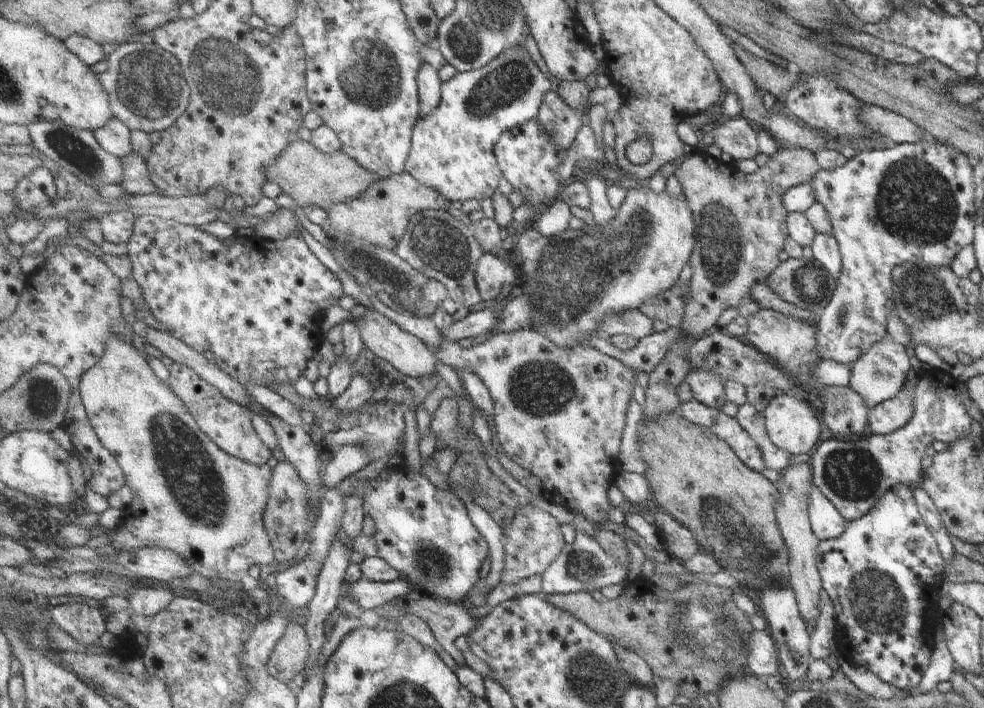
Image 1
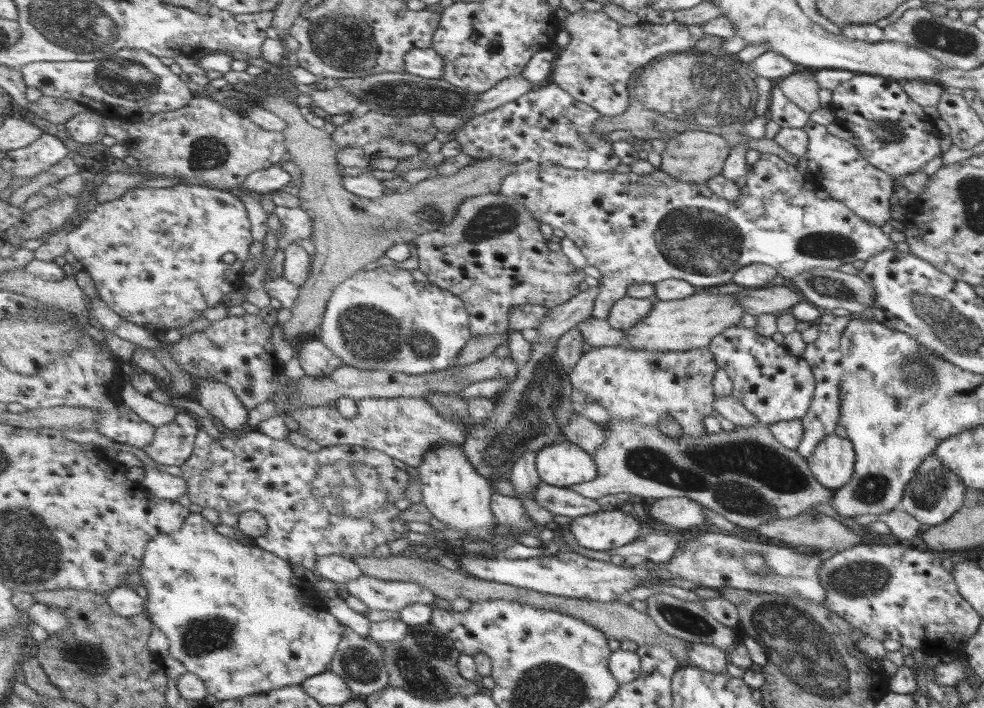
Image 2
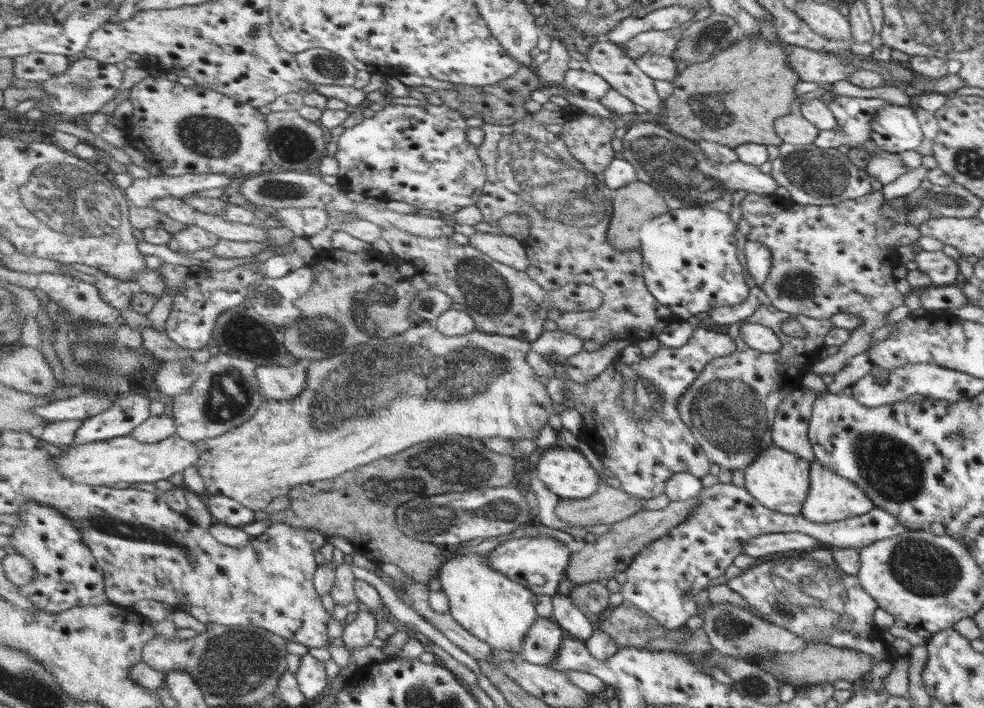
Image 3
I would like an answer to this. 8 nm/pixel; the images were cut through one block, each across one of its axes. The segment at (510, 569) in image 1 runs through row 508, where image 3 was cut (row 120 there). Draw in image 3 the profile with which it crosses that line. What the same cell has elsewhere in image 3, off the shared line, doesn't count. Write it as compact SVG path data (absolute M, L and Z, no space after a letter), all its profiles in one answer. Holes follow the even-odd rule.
M527 113L522 120L512 125L499 126L499 124L484 123L480 128L485 134L483 142L489 142L489 146L493 144L493 148L483 148L482 144L478 147L482 161L486 164L487 183L484 194L476 206L481 210L485 222L499 222L509 214L527 214L532 222L530 236L523 242L530 263L527 274L545 290L557 290L571 282L586 282L596 286L602 292L604 299L600 308L561 314L556 317L558 329L604 346L611 340L628 340L633 343L651 340L651 338L657 338L671 324L680 322L667 306L659 304L646 285L645 264L640 250L619 252L607 240L607 230L610 230L609 226L613 218L613 190L607 188L605 182L597 178L589 178L589 174L593 172L585 172L585 165L572 155L568 144L559 138L559 135L549 132L545 123L535 120L531 113ZM499 128L501 128L501 136L507 136L517 130L523 134L529 134L545 142L547 146L551 146L573 168L583 170L583 172L533 172L533 202L537 208L541 206L541 208L557 210L557 214L553 216L557 220L545 218L529 202L509 192L497 178L495 162L497 162ZM549 180L551 184L555 184L555 188L543 186ZM543 190L553 190L553 192L541 194Z

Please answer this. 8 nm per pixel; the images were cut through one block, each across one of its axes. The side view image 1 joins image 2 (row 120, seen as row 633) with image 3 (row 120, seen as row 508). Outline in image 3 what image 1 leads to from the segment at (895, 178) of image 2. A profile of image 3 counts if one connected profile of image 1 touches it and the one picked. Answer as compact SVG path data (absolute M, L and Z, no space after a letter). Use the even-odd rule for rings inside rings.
M887 103L878 108L870 120L870 132L869 139L892 153L916 150L924 138L912 105Z

